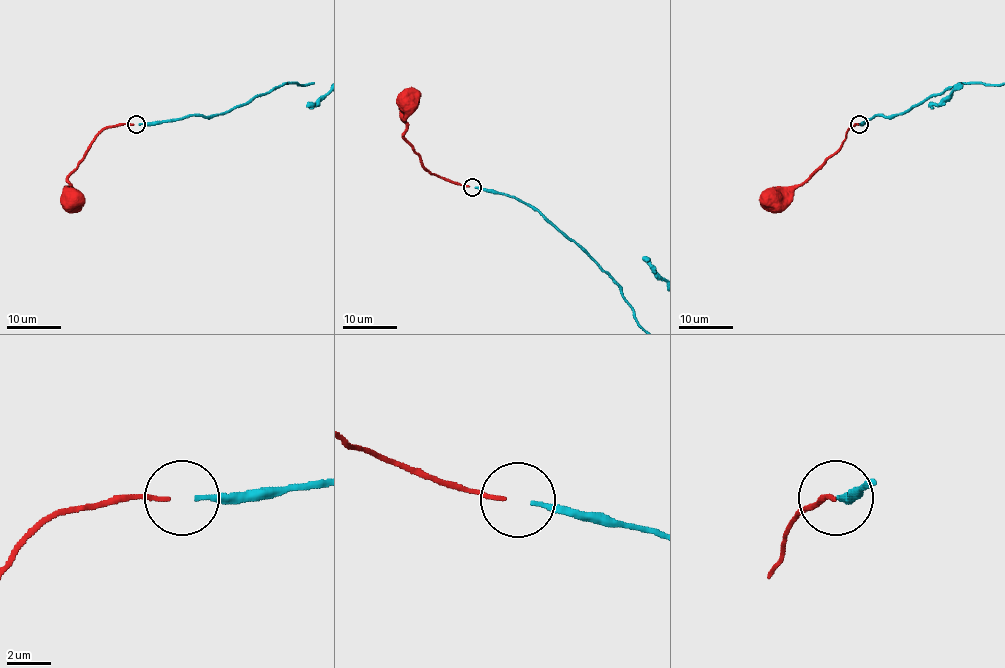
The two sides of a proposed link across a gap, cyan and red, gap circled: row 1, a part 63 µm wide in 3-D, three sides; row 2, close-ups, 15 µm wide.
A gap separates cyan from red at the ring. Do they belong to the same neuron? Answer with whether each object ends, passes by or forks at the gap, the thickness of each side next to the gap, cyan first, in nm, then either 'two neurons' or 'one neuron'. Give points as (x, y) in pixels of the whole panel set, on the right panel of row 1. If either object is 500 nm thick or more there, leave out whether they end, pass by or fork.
cyan ends; red ends; calibres 200 and 200 nm; one neuron

